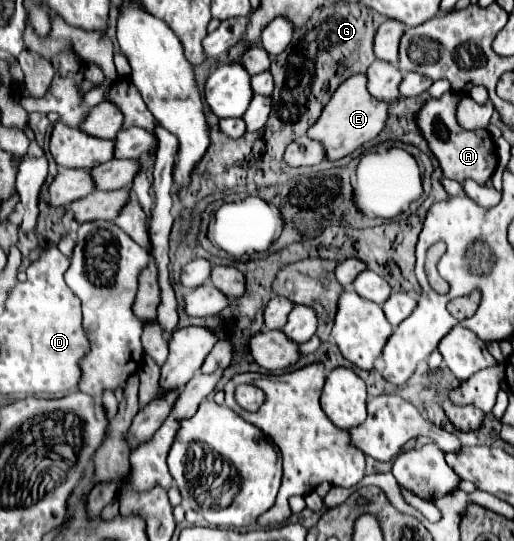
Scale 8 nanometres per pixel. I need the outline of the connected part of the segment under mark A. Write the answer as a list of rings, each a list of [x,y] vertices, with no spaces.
[[[454,90],[446,92],[442,98],[430,98],[424,108],[418,112],[418,126],[424,134],[424,138],[430,144],[430,150],[440,160],[440,168],[446,178],[464,182],[466,178],[486,184],[486,180],[494,174],[498,168],[498,154],[496,144],[488,130],[466,130],[456,120],[456,106],[460,102],[462,94],[454,94]]]

